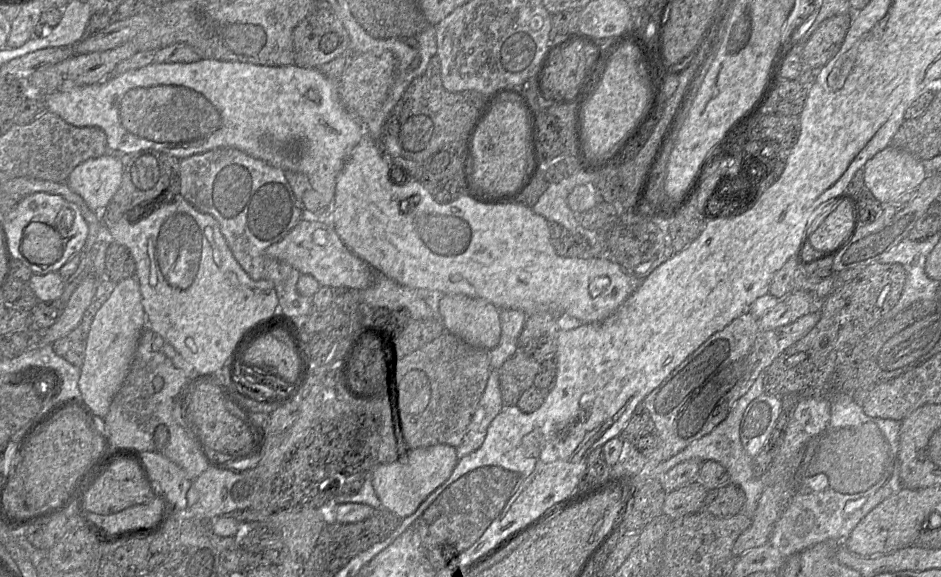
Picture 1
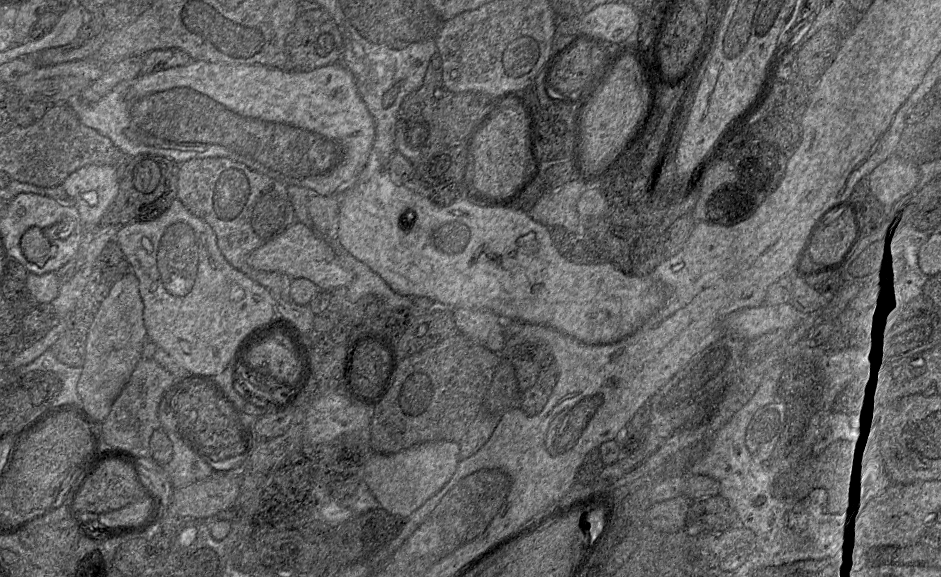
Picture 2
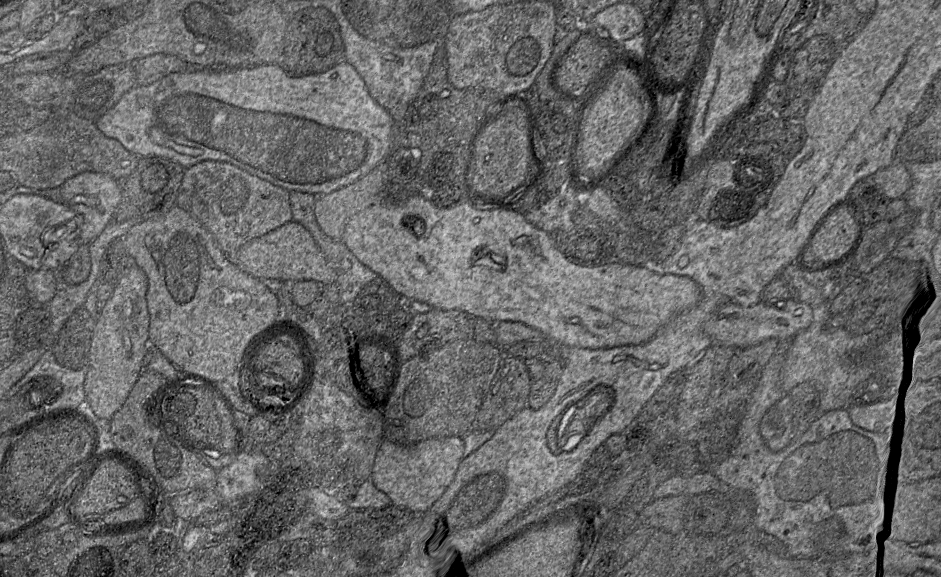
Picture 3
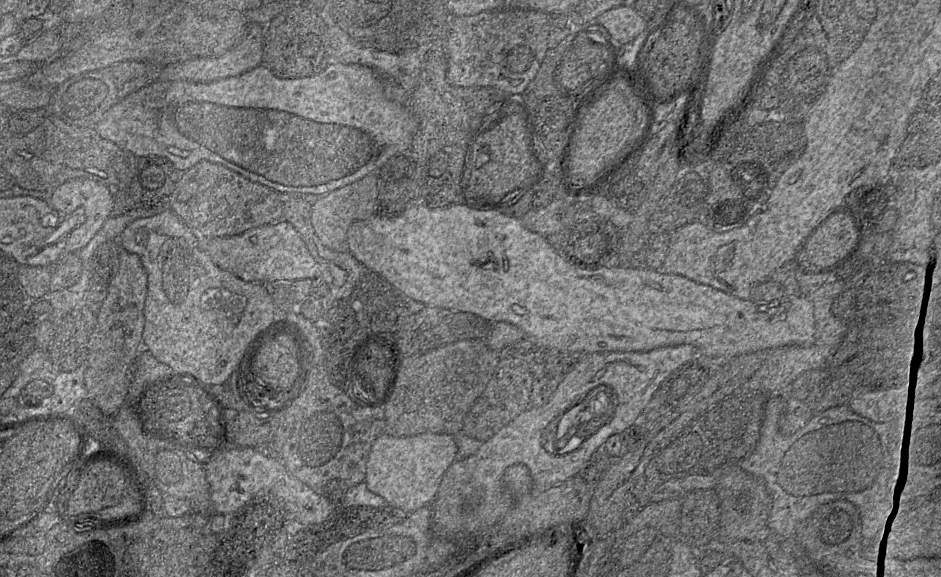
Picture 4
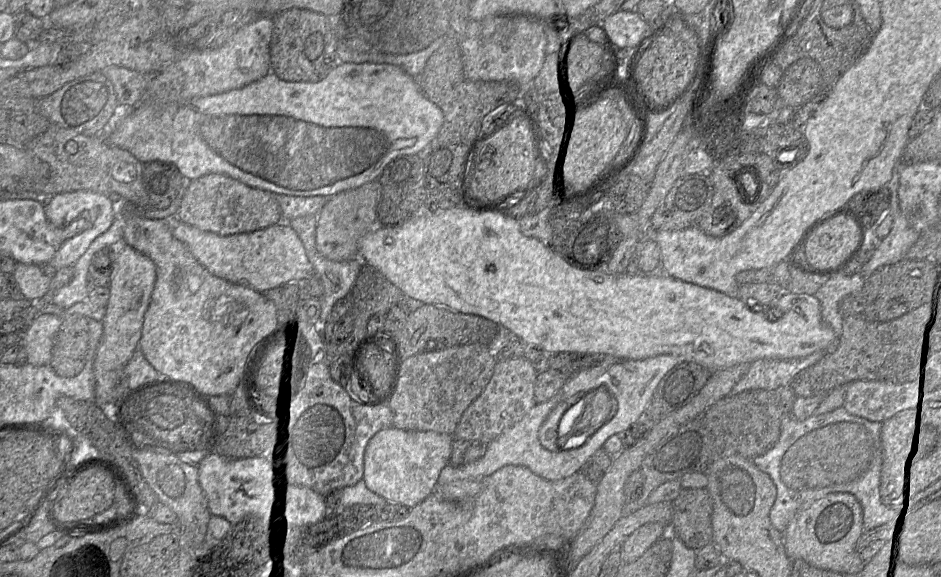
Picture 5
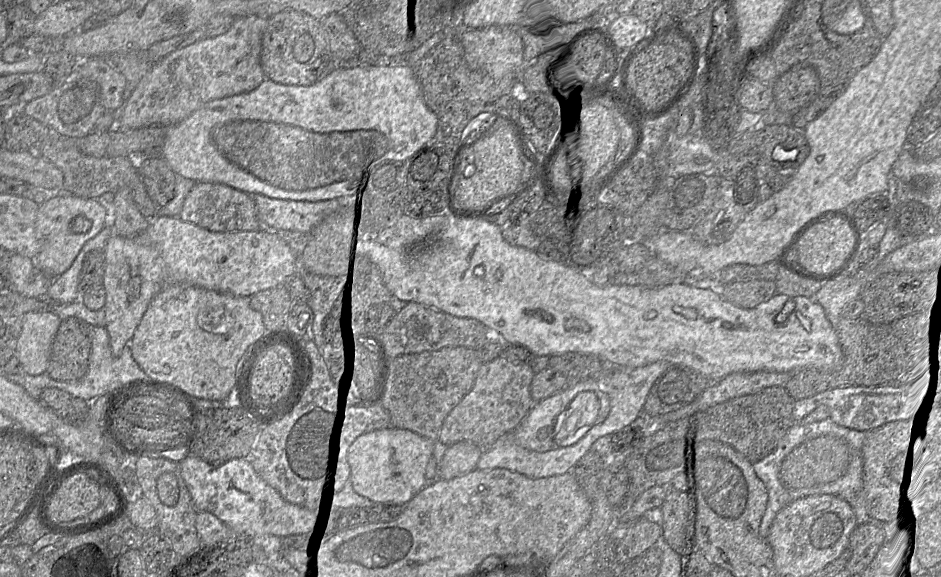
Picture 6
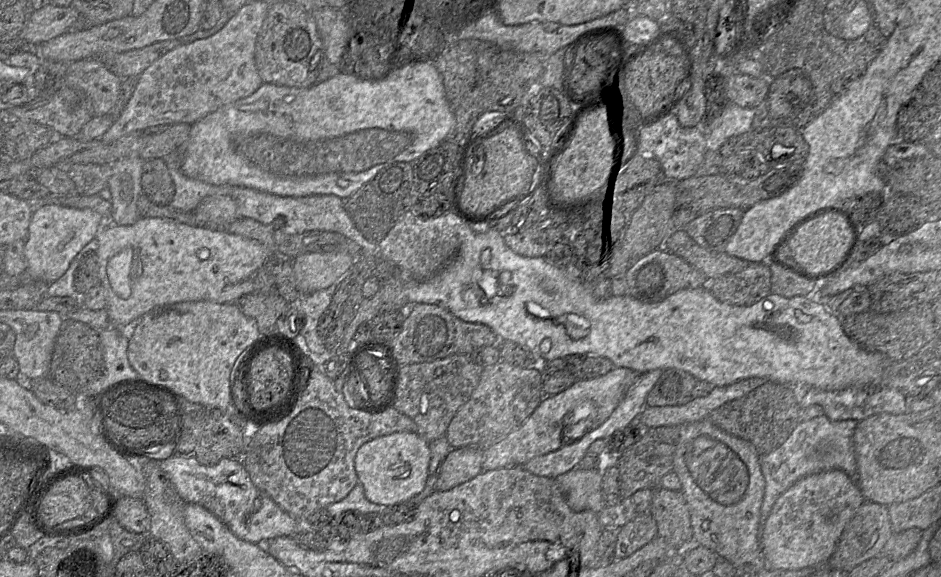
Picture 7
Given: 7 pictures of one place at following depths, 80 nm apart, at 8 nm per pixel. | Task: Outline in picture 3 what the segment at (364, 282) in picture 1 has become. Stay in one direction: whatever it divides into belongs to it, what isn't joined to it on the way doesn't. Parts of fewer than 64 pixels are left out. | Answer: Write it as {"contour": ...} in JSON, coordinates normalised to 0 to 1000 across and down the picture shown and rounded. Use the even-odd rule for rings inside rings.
{"contour":[[[308,383],[302,390],[264,418],[251,437],[249,445],[242,445],[247,456],[267,478],[285,490],[308,490],[318,485],[333,485],[337,490],[353,492],[358,485],[358,475],[348,454],[329,402],[319,386]]]}

